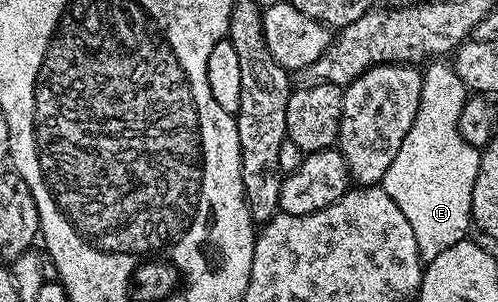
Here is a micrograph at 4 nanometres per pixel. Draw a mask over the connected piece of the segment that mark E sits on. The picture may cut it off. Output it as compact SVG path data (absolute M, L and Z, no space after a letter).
M446 60L431 61L422 76L416 120L412 120L412 128L408 128L408 136L404 136L400 152L396 152L396 160L388 164L388 172L384 172L380 183L408 219L423 263L436 260L440 252L463 241L472 230L472 188L480 172L482 156L478 148L468 144L458 128L467 99L467 88L453 65Z

